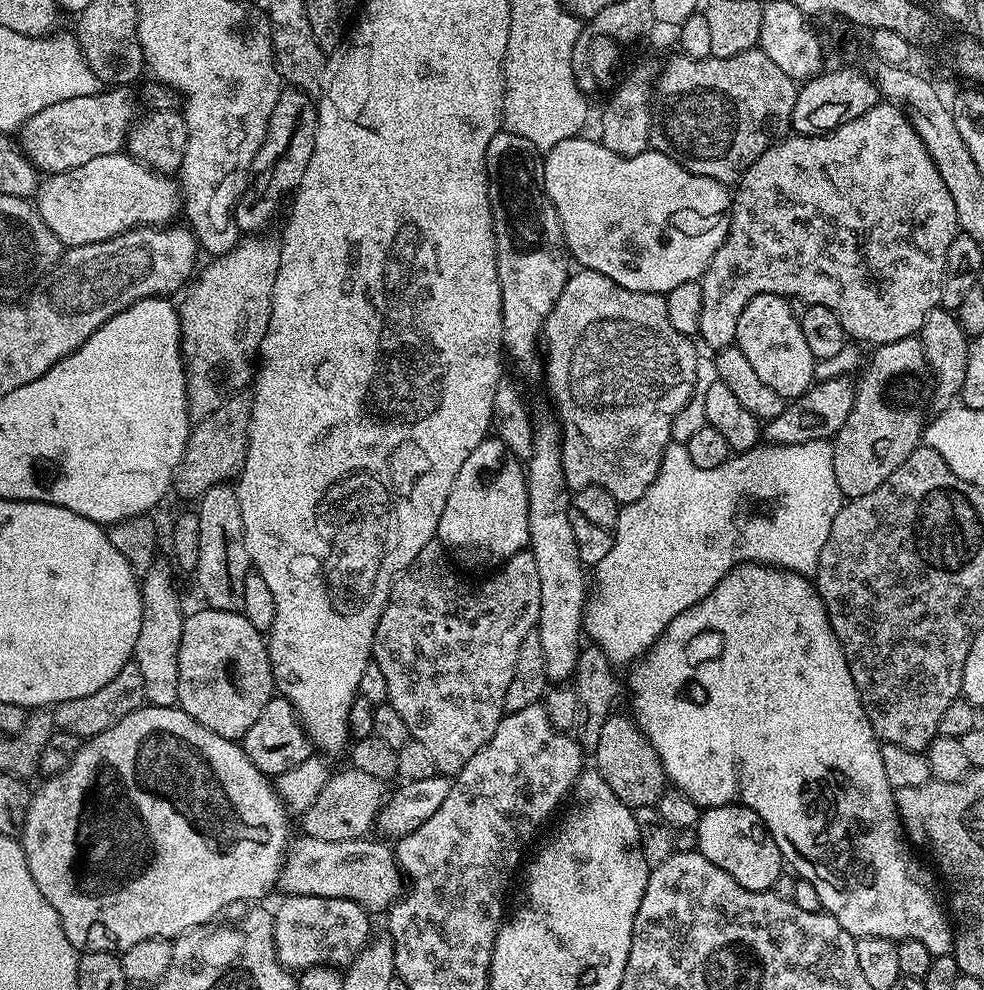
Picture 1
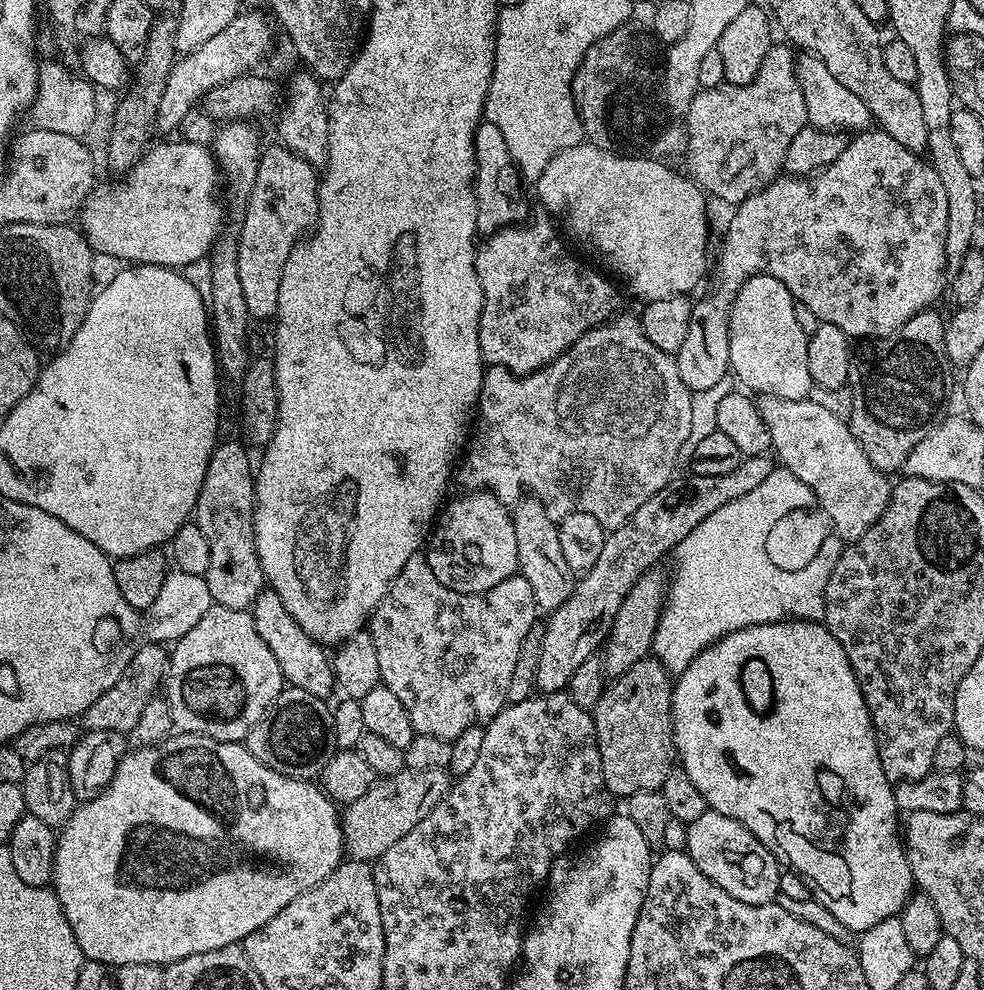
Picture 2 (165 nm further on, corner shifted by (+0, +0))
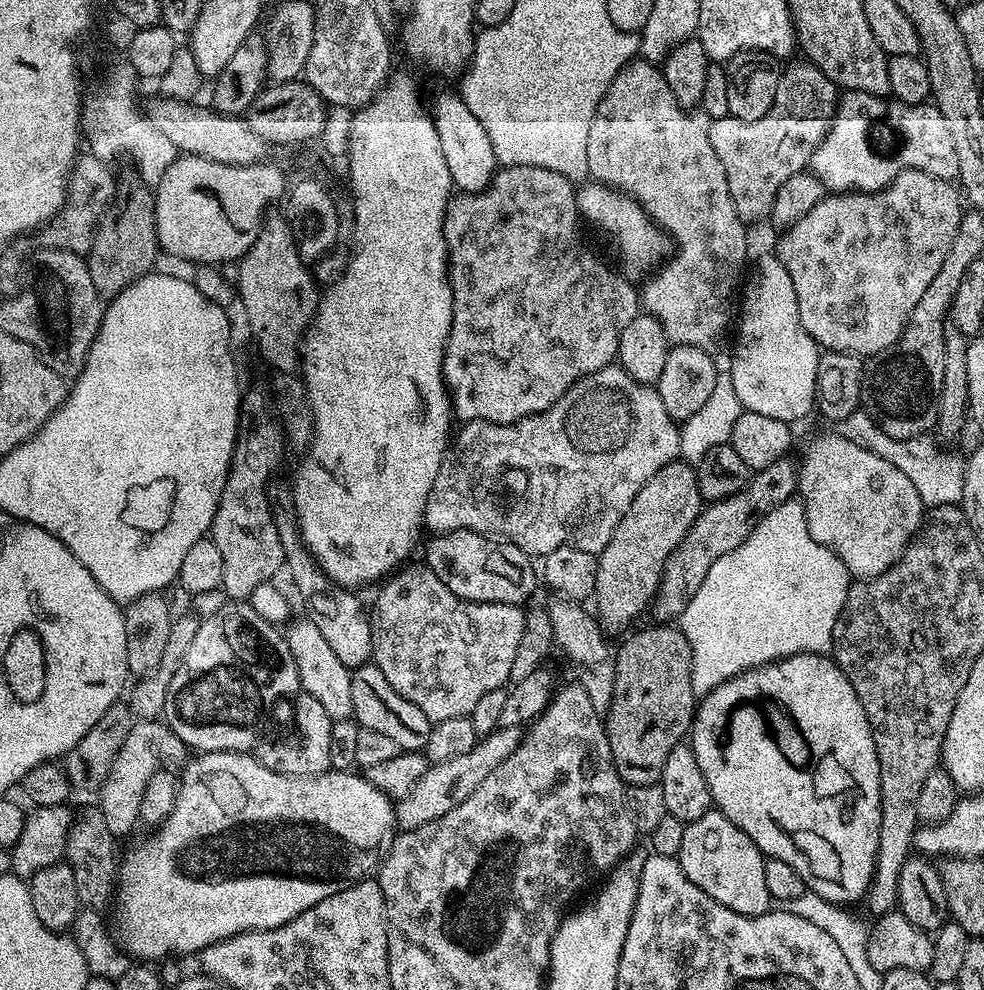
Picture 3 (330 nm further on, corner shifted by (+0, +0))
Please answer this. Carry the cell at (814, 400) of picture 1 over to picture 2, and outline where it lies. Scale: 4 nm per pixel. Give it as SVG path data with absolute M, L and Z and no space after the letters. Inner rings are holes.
M765 454L743 457L738 470L730 470L730 474L681 475L662 486L654 498L638 506L622 526L611 529L605 535L598 562L577 579L570 598L566 598L566 602L547 617L542 650L538 654L537 689L544 694L565 691L570 678L574 678L574 670L601 651L608 632L614 626L614 618L618 618L622 601L626 594L630 594L634 582L638 582L642 574L653 571L659 565L656 563L667 552L669 555L675 550L678 542L682 542L698 522L710 518L718 506L726 506L726 502L734 502L734 498L742 498L742 494L750 494L750 490L766 482L773 467L773 457Z

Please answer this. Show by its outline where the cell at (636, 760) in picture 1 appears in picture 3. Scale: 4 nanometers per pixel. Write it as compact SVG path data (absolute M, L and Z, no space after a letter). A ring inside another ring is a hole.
M660 622L655 626L633 631L633 636L615 649L614 698L608 707L606 727L612 761L628 786L659 781L670 750L689 735L692 717L696 715L698 698L690 682L690 642L671 623Z

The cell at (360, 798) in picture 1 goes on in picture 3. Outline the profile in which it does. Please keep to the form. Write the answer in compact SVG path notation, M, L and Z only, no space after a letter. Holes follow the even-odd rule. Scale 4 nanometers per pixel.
M497 726L488 736L477 739L474 750L458 758L450 758L450 762L429 766L426 774L418 778L414 790L410 790L410 794L406 794L406 798L395 805L397 825L404 830L426 826L426 822L434 822L434 818L442 818L442 814L466 802L466 798L470 798L470 794L474 794L474 790L478 790L478 786L482 786L482 782L486 782L486 778L490 778L490 774L494 774L494 770L498 770L498 766L502 766L510 754L514 754L514 750L518 750L524 733L524 728Z

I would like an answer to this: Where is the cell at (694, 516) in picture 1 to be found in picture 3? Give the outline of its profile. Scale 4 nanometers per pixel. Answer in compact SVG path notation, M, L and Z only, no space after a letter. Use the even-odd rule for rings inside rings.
M796 498L771 508L738 550L722 554L722 558L706 570L702 586L698 586L694 598L688 600L678 618L679 629L690 642L690 682L697 698L749 668L772 664L803 652L831 653L834 622L838 622L846 602L850 577L844 563L828 549L827 543L812 537L807 515L803 503Z

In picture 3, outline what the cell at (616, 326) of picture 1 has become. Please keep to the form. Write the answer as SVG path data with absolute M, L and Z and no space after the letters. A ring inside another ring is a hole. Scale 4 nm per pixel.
M613 362L606 365L602 370L598 370L589 376L582 376L574 382L574 386L570 386L570 390L566 390L566 394L562 394L562 398L558 398L558 402L554 402L554 406L550 406L546 410L542 410L533 416L522 418L513 424L491 424L485 420L470 420L463 425L464 428L460 433L455 433L454 439L451 441L450 447L444 453L444 461L438 470L438 478L434 478L434 490L430 490L430 498L426 498L426 510L424 511L424 528L432 534L443 534L445 532L453 532L454 530L470 530L477 532L489 538L499 538L501 541L518 546L518 550L522 550L527 556L533 558L543 558L549 556L554 550L558 550L562 546L574 546L578 550L586 550L587 552L599 553L606 546L606 542L610 542L610 538L614 534L614 526L618 526L618 522L622 522L622 514L626 514L626 510L630 510L630 502L634 502L634 494L638 494L638 490L642 490L642 486L646 486L646 482L650 482L650 478L654 478L654 474L658 474L658 470L662 470L662 466L666 466L670 461L677 459L680 455L680 424L670 418L670 414L666 414L666 406L662 406L662 398L655 387L650 384L643 384L634 378L630 378L630 374L626 374L626 370L620 367L619 363Z

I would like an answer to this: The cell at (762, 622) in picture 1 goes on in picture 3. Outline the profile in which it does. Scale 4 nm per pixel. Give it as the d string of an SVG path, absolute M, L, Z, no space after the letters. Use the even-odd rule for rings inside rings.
M803 652L731 676L729 680L710 690L697 703L696 715L692 717L690 743L694 750L694 758L698 758L698 767L702 769L702 778L706 778L706 786L710 786L715 811L721 812L723 816L730 818L730 822L734 822L734 826L742 829L760 847L765 857L782 858L782 862L794 866L794 870L802 874L807 891L820 895L822 899L834 905L852 906L850 904L856 904L859 900L861 903L867 897L878 854L880 767L866 710L862 710L862 702L858 702L858 694L854 694L854 686L850 686L850 678L842 674L839 664L831 655Z

